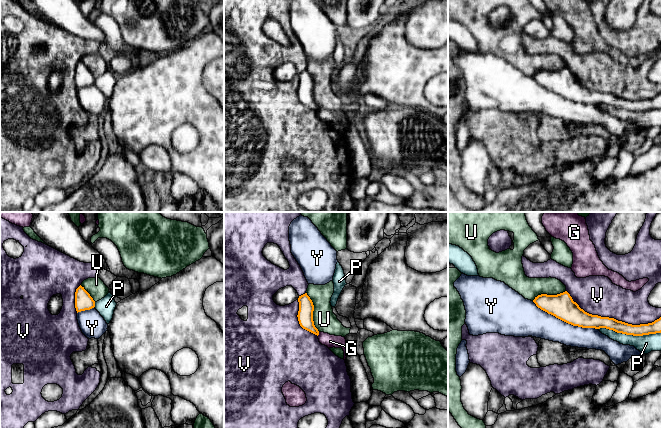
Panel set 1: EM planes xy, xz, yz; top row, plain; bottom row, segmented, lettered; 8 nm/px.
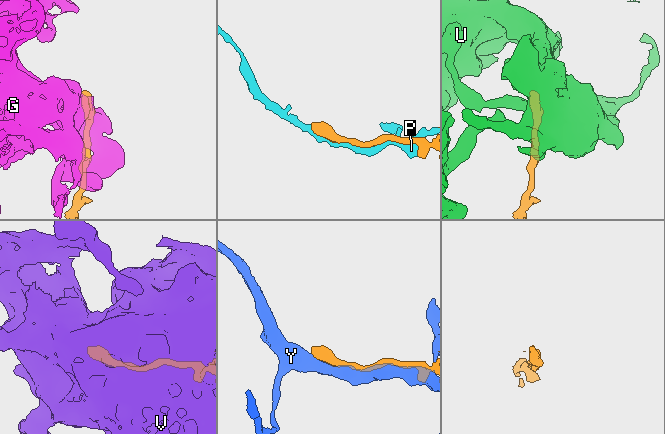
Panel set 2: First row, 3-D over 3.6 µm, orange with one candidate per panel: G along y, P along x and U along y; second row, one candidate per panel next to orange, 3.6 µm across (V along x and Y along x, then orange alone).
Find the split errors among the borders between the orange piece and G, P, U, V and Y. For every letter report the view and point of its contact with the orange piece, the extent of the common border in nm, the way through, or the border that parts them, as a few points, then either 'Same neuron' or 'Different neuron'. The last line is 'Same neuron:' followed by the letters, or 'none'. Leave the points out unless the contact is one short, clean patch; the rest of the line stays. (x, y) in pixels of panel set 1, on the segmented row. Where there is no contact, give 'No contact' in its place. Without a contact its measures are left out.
G: Touches orange at xz (318, 334). Shared border 40 nm. Boundary: xz (319, 332), (317, 335). Different neuron
P: Touches orange at yz (629, 334). Shared border 500 nm. Different neuron
U: Touches orange at xz (312, 312). Shared border 340 nm. Different neuron
V: Touches orange at yz (612, 318). Shared border 800 nm. Different neuron
Y: Touches orange at yz (565, 321). Shared border 550 nm. Different neuron
Same neuron: none

